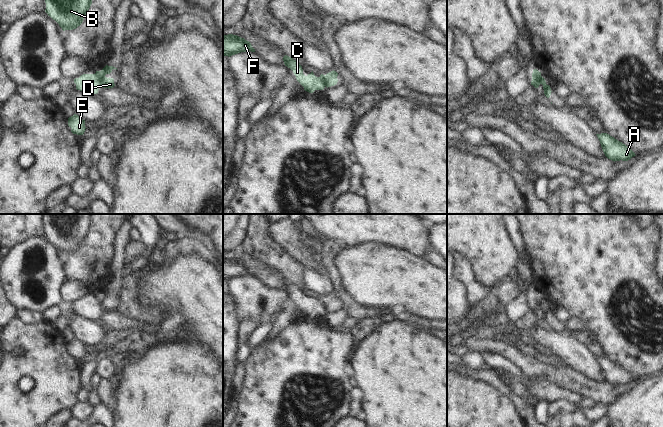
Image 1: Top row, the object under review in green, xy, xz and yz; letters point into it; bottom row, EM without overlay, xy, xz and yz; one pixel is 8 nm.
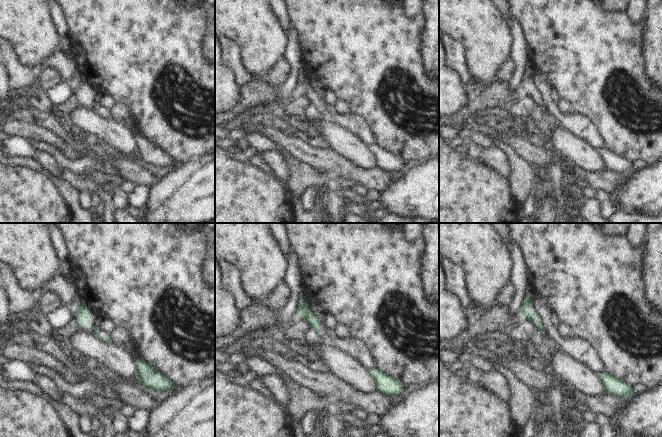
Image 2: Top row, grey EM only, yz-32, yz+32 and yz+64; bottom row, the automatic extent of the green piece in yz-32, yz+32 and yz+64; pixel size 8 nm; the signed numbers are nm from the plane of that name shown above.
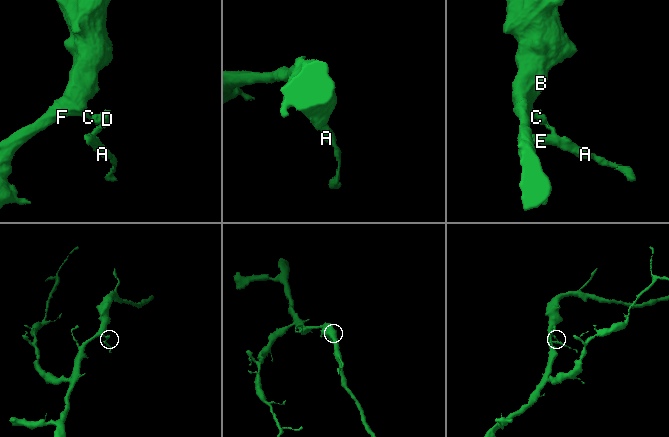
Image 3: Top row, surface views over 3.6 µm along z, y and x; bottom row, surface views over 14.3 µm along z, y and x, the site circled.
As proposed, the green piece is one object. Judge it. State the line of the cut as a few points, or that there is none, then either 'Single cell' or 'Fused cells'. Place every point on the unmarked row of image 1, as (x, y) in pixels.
Split along xy (99, 295), (102, 309). Fused cells.

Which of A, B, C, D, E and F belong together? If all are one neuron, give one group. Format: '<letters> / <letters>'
A D E / B C F

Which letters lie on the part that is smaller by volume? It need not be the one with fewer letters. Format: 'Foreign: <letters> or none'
Foreign: A, D, E.

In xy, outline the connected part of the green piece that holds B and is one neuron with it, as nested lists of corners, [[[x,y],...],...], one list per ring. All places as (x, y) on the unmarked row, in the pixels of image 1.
[[[45,214],[45,236],[63,255],[80,250],[92,228],[92,214]]]

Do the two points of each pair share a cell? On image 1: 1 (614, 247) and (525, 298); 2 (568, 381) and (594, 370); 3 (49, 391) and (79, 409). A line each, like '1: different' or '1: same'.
1: different
2: different
3: different

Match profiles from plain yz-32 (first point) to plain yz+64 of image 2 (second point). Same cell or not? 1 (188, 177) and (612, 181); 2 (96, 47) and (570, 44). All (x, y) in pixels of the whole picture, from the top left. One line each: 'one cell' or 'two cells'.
1: two cells
2: one cell

